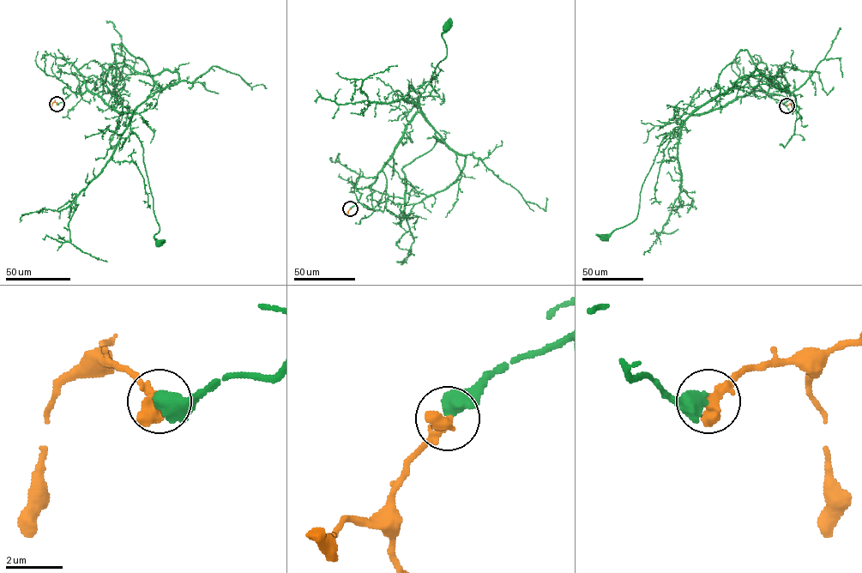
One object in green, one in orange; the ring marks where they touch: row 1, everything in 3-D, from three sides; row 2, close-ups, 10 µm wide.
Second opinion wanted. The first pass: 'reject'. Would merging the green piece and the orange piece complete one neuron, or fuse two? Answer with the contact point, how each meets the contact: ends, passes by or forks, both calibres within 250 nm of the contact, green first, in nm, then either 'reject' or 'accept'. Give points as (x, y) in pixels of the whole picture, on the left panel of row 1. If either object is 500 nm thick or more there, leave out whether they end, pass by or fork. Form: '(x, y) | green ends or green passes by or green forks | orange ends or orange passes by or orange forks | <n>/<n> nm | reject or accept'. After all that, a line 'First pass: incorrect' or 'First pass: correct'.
(57, 104) | 550/550 nm | accept
First pass: incorrect

